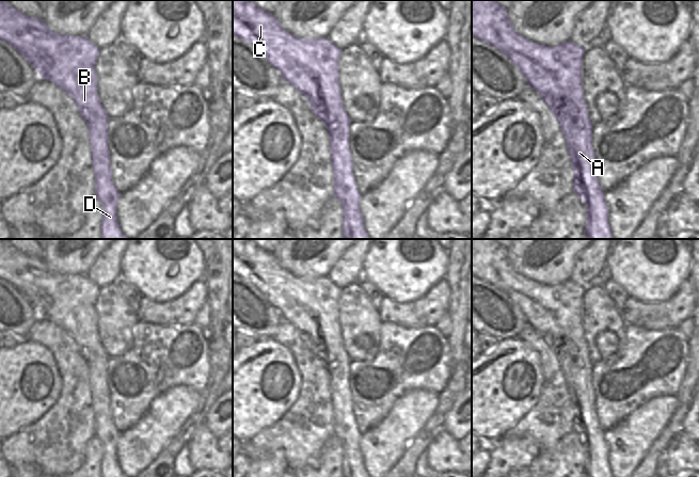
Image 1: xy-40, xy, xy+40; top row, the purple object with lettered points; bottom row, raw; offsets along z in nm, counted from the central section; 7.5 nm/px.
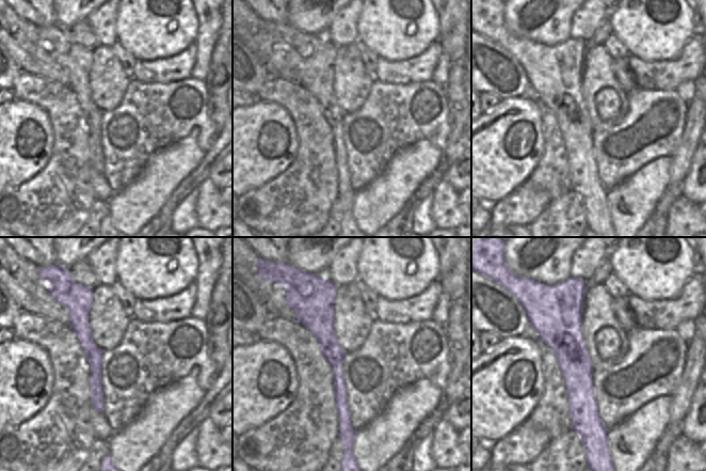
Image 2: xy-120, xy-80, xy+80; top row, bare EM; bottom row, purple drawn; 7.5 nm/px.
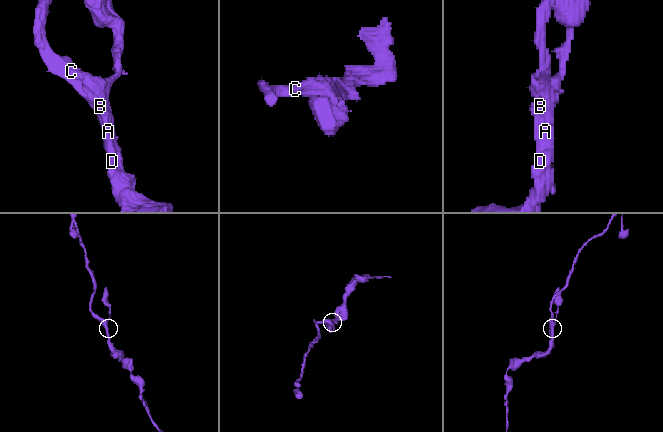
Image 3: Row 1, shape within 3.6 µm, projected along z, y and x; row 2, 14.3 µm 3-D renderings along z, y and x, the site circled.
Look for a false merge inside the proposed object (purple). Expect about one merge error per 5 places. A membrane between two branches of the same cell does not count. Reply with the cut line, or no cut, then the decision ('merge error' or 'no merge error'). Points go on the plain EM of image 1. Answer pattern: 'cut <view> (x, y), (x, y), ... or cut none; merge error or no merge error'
cut none; no merge error

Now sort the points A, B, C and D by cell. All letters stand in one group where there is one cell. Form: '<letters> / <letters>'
A B C D

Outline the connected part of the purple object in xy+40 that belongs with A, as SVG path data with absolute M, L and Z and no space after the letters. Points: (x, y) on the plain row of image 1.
M472 239L472 275L502 290L524 314L526 322L538 331L556 355L567 381L573 404L573 431L582 436L586 445L584 474L589 477L614 477L607 456L609 449L604 439L594 409L592 387L592 362L582 330L582 298L584 288L568 280L555 286L534 282L512 266L507 248L496 239Z

